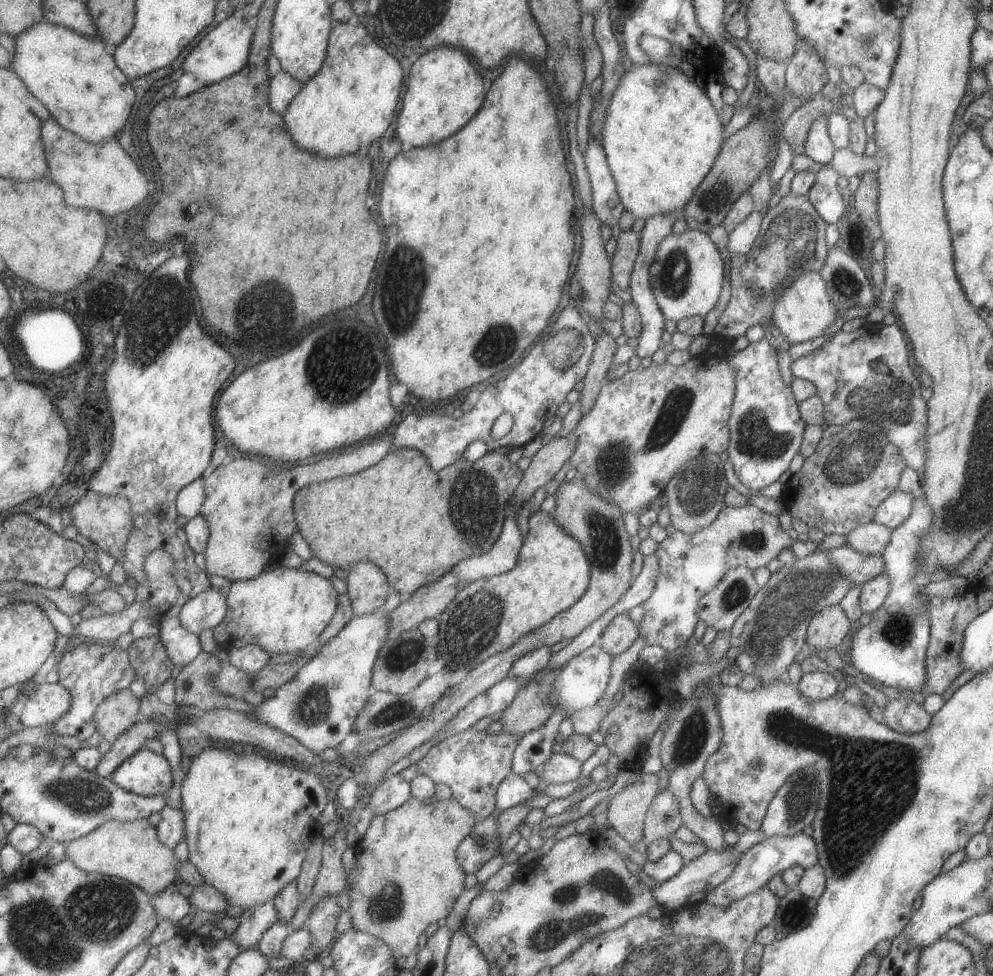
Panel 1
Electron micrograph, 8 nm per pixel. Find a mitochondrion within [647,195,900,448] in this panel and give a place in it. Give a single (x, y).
(790, 246)

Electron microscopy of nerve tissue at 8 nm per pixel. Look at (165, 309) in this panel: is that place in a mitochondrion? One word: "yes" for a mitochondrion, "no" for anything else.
yes

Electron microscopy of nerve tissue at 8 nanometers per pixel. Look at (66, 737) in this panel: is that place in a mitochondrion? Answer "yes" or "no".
no

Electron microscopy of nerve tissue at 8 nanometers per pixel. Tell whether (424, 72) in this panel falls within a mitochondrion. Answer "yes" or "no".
no

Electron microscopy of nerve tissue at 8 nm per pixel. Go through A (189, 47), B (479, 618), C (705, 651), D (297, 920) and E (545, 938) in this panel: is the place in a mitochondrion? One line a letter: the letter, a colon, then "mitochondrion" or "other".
A: other
B: mitochondrion
C: other
D: other
E: mitochondrion

